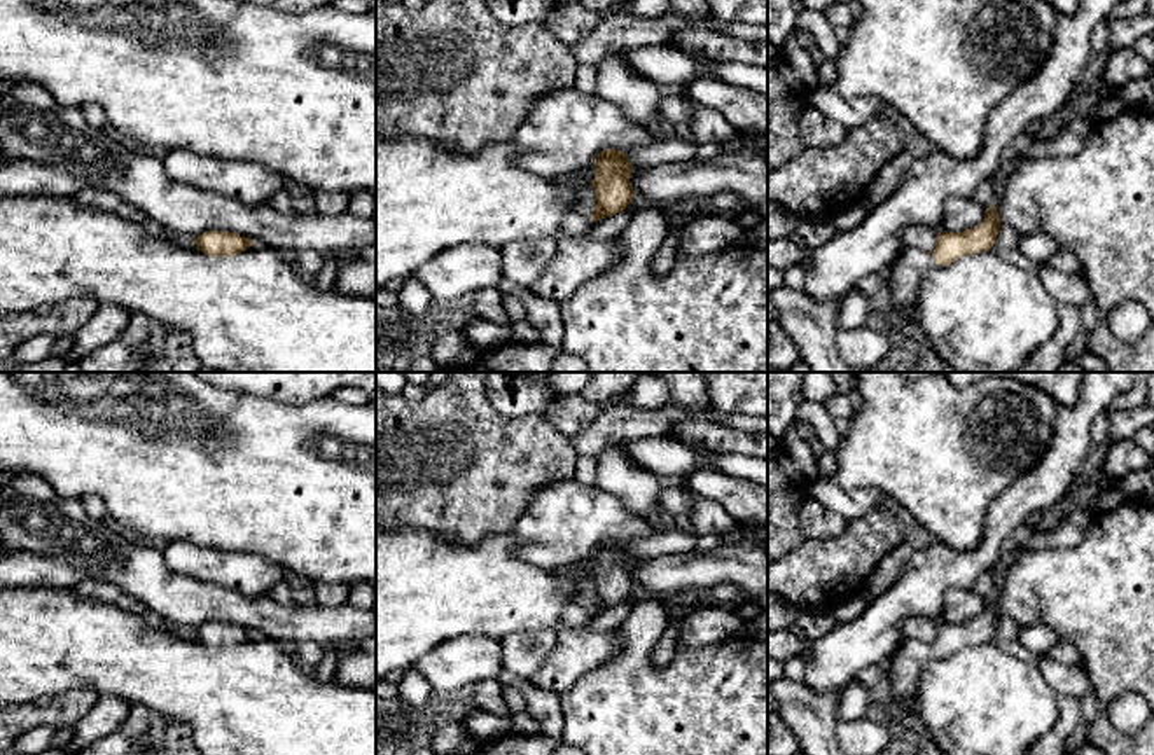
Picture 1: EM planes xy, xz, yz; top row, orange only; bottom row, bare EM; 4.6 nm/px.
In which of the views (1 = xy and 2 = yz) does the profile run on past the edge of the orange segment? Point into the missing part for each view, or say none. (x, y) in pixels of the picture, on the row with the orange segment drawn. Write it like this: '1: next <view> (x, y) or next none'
1: next none
2: next yz (904, 277)

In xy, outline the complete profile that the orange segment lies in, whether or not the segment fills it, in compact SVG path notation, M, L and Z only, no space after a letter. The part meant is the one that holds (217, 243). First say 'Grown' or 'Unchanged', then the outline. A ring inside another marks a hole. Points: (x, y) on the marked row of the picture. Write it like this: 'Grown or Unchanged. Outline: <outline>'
Unchanged. Outline: M206 231L194 239L196 248L212 257L231 257L250 248L254 243L229 231Z

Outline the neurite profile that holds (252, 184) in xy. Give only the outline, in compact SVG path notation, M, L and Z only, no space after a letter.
M170 149L163 159L177 182L234 197L247 206L262 206L283 189L285 178L262 164Z

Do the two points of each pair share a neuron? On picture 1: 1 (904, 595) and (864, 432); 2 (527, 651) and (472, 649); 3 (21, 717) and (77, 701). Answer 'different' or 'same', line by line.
1: different
2: different
3: same

